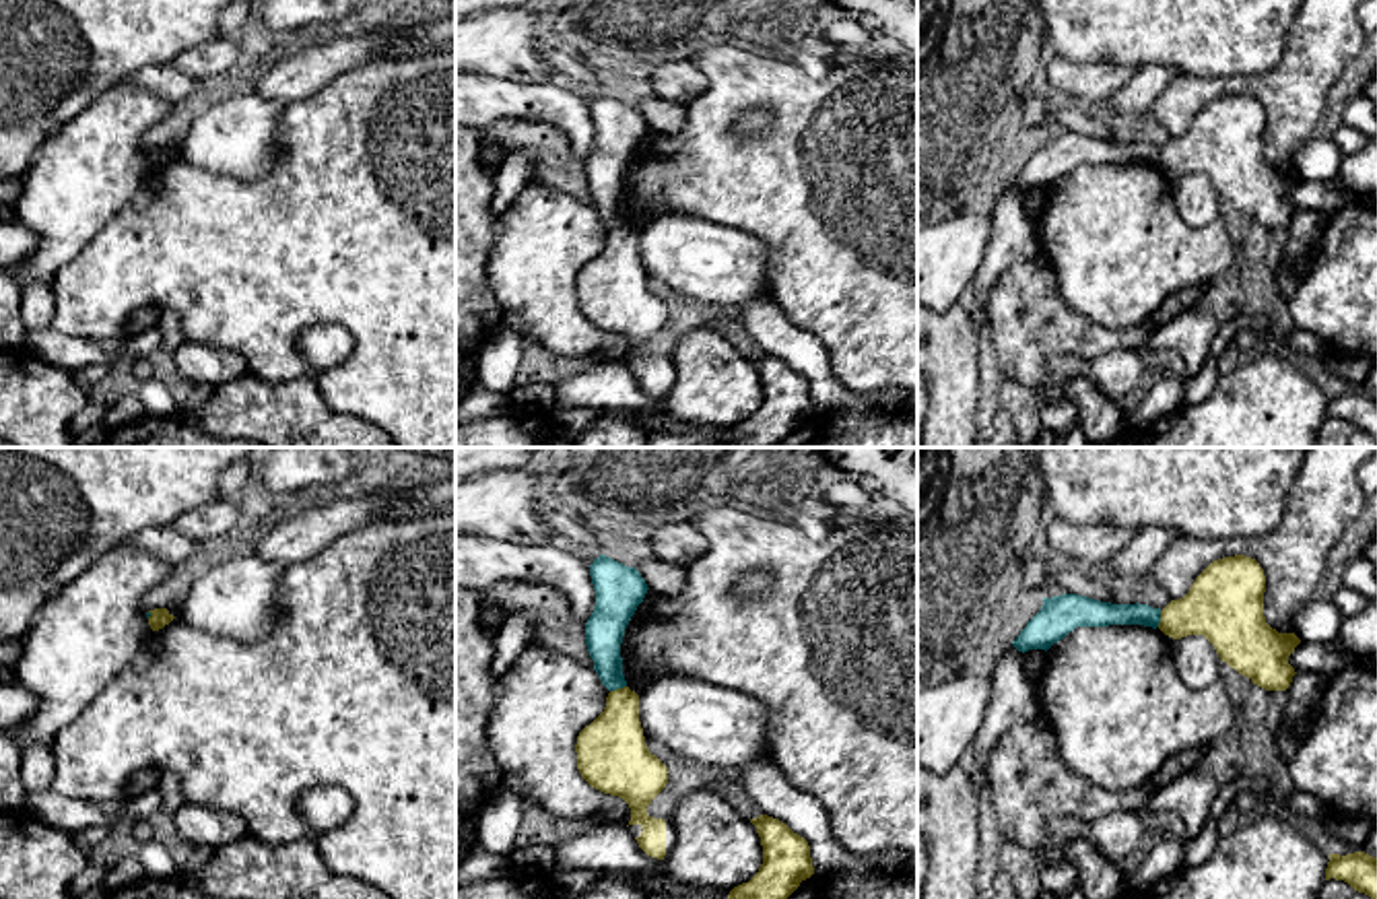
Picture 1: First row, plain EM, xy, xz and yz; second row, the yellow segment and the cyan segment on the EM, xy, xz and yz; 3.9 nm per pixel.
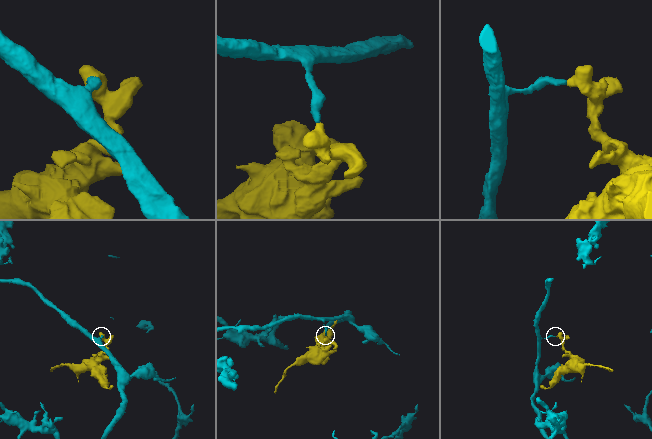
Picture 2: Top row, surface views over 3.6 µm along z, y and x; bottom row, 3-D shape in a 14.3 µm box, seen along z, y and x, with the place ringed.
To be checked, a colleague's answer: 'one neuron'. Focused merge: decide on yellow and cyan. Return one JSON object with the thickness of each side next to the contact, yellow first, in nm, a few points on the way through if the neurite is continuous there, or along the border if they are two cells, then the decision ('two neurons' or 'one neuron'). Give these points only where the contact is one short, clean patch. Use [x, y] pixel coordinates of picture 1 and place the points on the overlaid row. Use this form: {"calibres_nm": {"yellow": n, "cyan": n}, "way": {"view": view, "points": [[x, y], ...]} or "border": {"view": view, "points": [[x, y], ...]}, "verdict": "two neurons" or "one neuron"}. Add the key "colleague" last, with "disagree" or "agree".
{"calibres_nm": {"yellow": 280, "cyan": 150}, "border": {"view": "xz", "points": [[625, 685], [611, 691]]}, "verdict": "two neurons", "colleague": "disagree"}

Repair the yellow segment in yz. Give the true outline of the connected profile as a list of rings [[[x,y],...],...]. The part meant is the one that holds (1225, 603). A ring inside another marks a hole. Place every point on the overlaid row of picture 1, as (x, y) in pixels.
[[[1245,555],[1212,561],[1191,584],[1189,592],[1161,610],[1158,629],[1181,639],[1204,635],[1218,658],[1266,691],[1286,691],[1297,674],[1288,656],[1301,643],[1295,633],[1278,633],[1264,617],[1266,575],[1260,563]]]

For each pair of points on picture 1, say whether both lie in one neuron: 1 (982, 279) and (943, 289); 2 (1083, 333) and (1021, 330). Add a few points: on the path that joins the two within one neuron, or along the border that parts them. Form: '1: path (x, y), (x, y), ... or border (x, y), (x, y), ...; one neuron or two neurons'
1: border (988, 238), (984, 258), (969, 283); two neurons
2: path (1068, 333), (1035, 330); one neuron

